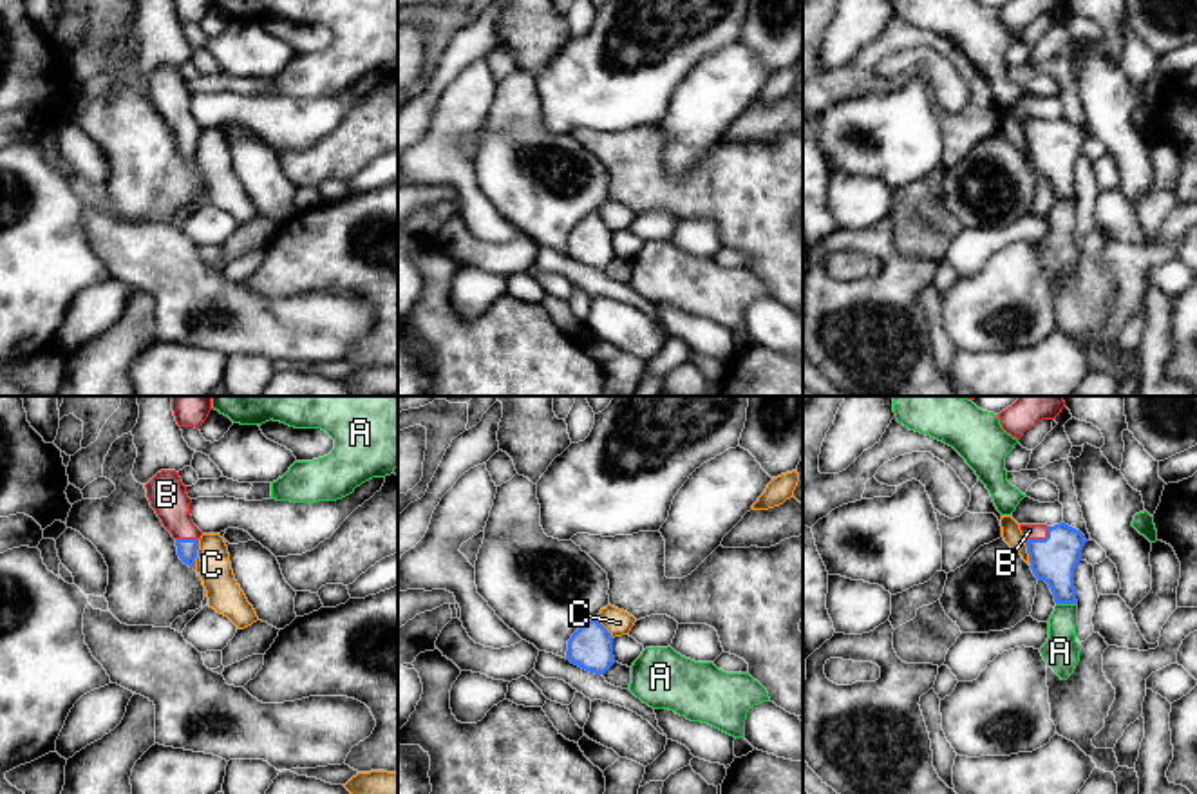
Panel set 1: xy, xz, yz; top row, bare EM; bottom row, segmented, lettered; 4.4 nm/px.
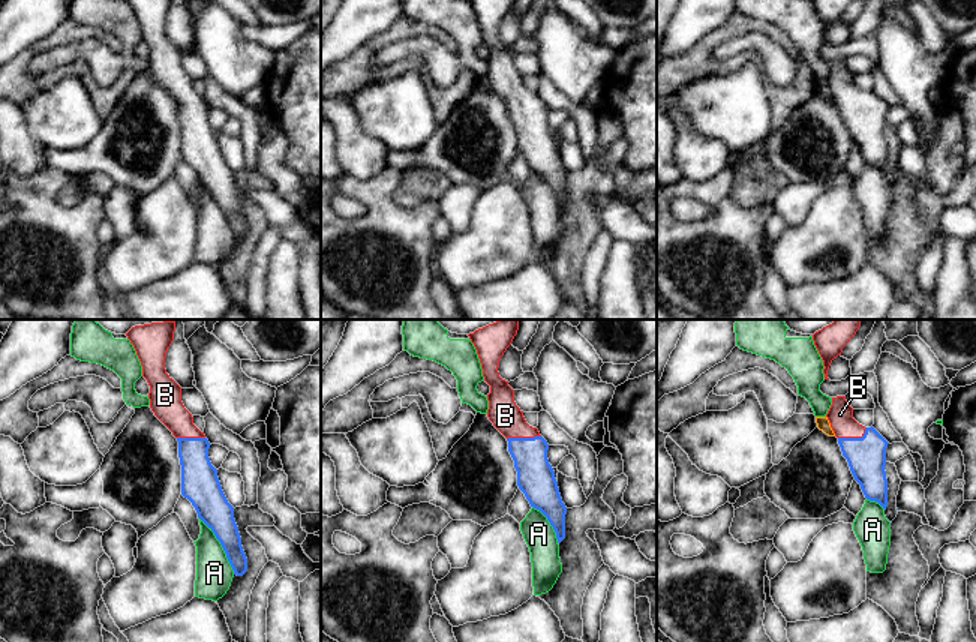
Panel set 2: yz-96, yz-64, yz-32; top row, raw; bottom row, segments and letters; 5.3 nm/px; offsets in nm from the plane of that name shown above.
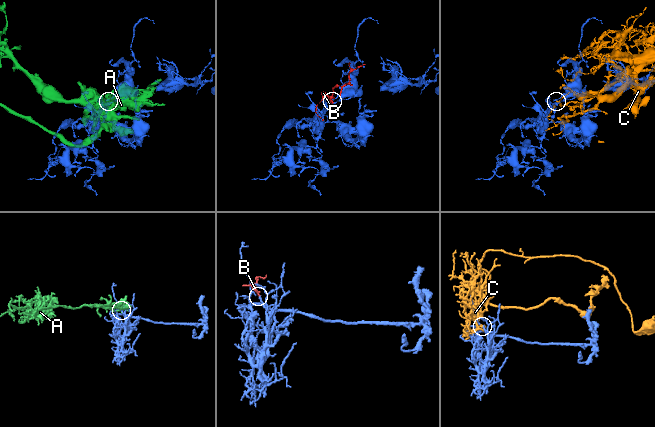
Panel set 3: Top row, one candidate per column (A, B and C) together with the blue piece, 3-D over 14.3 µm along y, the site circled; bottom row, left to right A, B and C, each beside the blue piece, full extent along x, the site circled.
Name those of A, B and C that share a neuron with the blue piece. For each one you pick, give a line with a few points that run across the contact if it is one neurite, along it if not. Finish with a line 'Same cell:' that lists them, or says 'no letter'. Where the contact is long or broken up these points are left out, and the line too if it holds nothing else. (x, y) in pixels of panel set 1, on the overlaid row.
Same cell: B

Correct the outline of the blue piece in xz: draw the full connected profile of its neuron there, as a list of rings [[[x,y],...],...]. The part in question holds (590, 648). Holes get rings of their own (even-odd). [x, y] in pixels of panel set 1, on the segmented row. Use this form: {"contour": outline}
{"contour": [[[598,619],[584,622],[571,635],[566,660],[595,675],[604,675],[615,664],[613,637]]]}

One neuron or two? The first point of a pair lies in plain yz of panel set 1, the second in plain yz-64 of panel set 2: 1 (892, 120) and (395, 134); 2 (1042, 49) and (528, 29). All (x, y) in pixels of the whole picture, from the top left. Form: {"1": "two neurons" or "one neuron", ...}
{"1": "one neuron", "2": "one neuron"}

